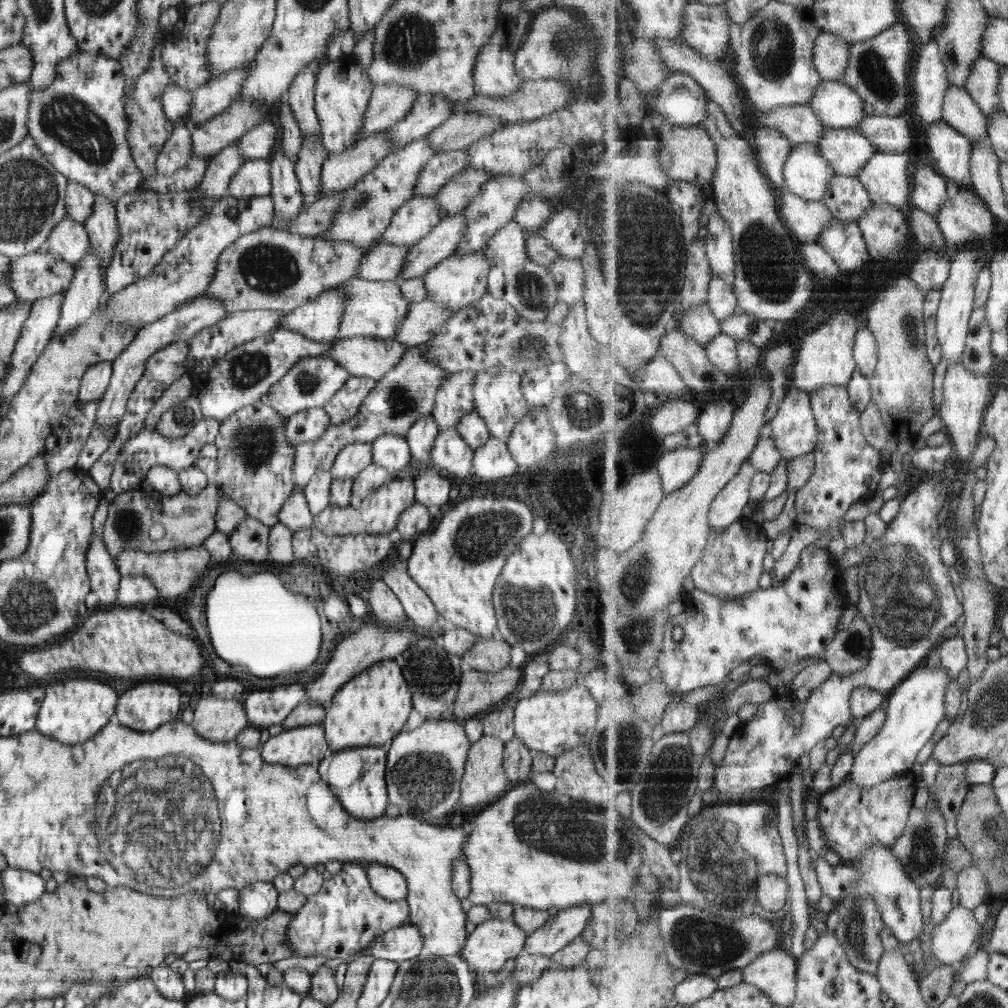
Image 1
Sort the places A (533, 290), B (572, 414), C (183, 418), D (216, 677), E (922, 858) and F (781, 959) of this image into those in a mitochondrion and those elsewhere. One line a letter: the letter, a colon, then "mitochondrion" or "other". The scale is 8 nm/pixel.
A: mitochondrion
B: mitochondrion
C: mitochondrion
D: other
E: mitochondrion
F: other

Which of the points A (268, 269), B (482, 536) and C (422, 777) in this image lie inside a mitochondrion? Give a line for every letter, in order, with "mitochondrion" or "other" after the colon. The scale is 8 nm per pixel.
A: mitochondrion
B: mitochondrion
C: mitochondrion

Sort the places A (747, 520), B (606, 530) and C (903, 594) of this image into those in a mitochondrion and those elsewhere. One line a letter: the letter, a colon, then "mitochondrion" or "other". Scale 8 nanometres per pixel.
A: other
B: other
C: mitochondrion

